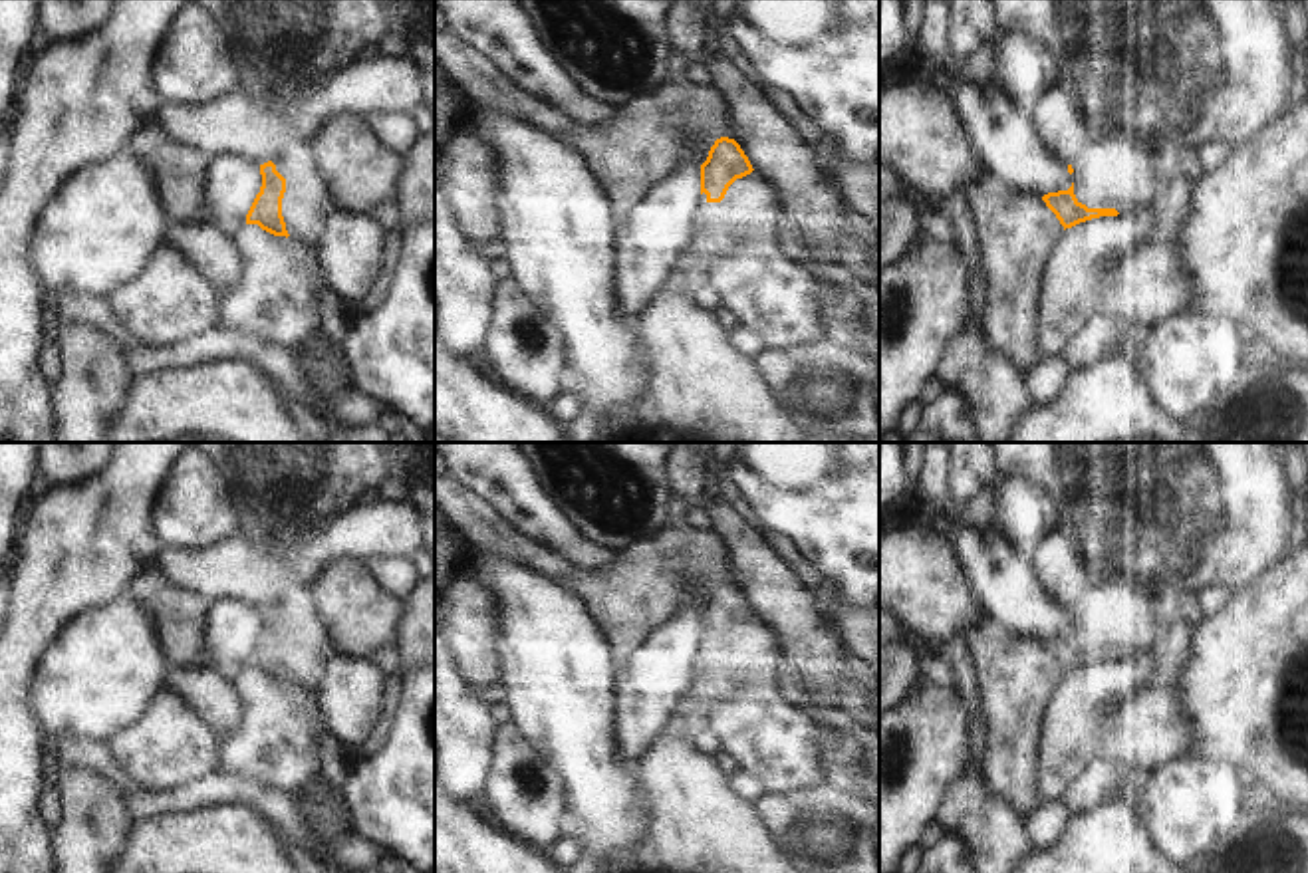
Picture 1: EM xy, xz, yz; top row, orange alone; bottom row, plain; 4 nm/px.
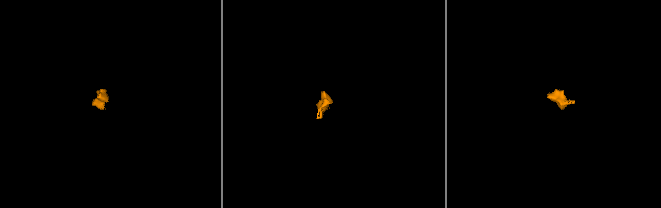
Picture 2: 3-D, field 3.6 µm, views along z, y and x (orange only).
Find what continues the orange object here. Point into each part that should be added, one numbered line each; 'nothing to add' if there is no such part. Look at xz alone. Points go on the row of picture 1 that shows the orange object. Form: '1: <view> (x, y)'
1: xz (749, 213)

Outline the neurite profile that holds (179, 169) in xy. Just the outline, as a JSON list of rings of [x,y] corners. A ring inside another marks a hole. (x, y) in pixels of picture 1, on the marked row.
[[[157,119],[131,143],[163,188],[163,202],[173,224],[210,224],[204,177],[208,159],[175,139]]]

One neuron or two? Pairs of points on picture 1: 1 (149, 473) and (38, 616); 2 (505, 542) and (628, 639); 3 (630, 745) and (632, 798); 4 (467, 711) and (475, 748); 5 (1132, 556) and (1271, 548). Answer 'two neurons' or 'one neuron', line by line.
1: one neuron
2: one neuron
3: two neurons
4: one neuron
5: one neuron

